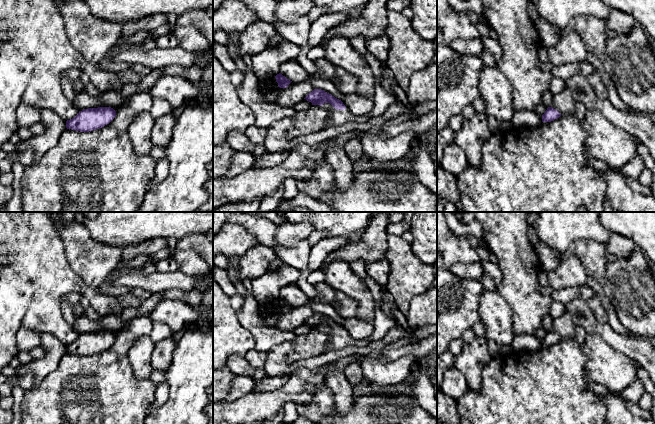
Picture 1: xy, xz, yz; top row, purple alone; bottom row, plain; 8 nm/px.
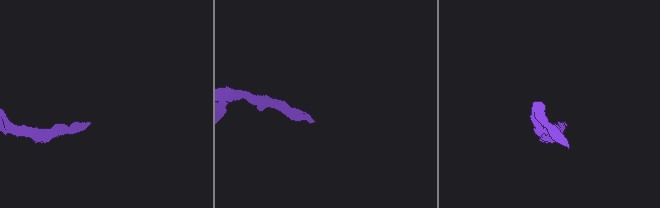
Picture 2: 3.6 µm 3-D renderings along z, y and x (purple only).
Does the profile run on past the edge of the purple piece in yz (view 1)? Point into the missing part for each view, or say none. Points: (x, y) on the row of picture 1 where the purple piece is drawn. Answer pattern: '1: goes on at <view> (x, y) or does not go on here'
1: goes on at yz (563, 101)

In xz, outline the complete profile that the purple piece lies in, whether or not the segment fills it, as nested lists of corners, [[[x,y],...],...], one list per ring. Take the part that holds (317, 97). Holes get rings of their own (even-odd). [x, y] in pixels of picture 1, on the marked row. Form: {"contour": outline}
{"contour": [[[314,89],[304,99],[311,102],[312,105],[322,106],[329,112],[326,122],[328,127],[340,126],[351,121],[363,123],[371,119],[368,114],[360,117],[354,116],[341,100],[321,89]]]}

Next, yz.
{"contour": [[[565,87],[561,92],[553,96],[552,105],[542,115],[542,122],[551,122],[561,115],[570,115],[575,112],[576,101],[571,92]]]}

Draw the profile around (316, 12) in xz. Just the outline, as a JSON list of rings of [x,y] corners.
[[[313,7],[312,10],[307,14],[309,20],[315,21],[317,18],[321,17],[322,15],[328,14],[329,11],[326,8],[320,7]]]

